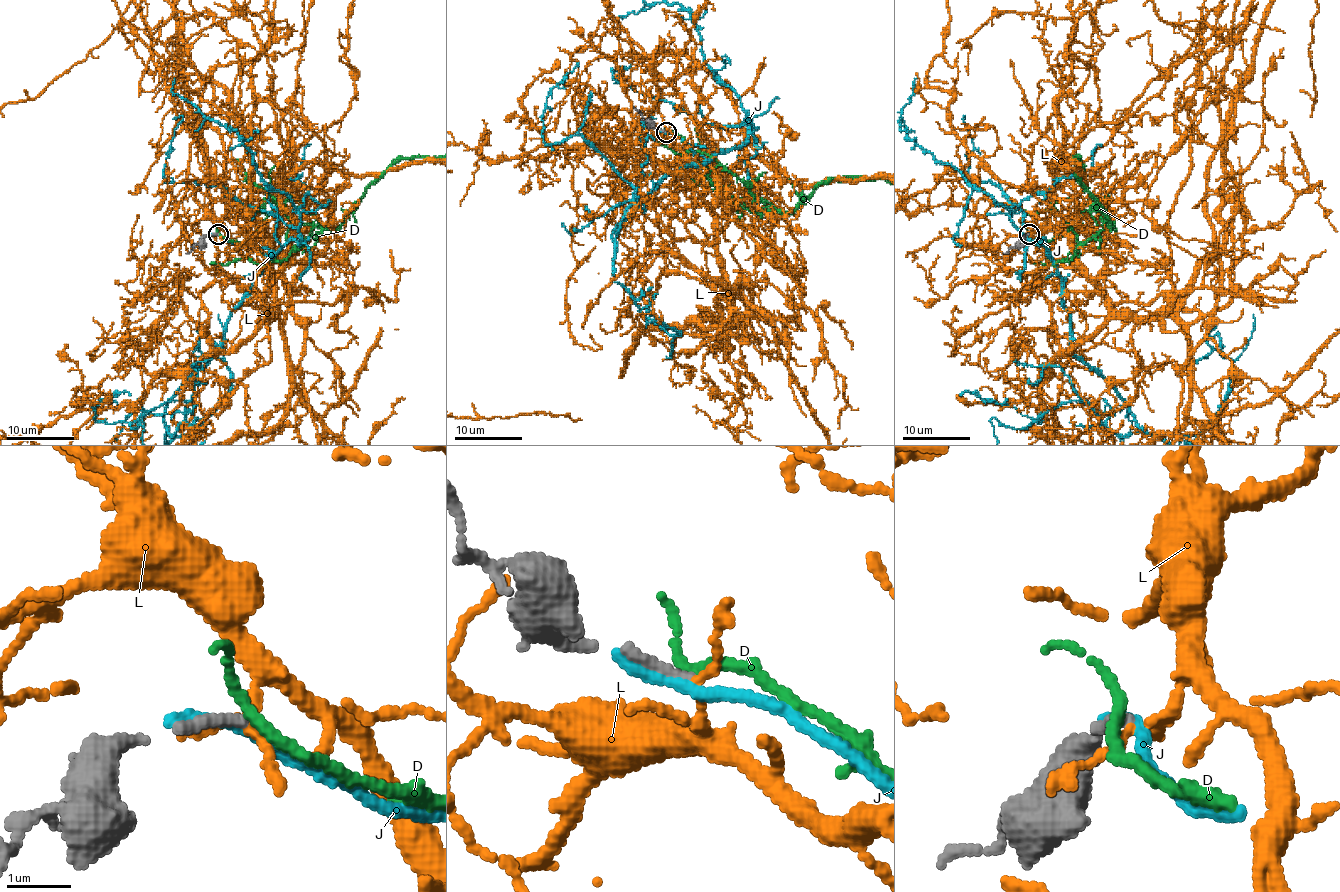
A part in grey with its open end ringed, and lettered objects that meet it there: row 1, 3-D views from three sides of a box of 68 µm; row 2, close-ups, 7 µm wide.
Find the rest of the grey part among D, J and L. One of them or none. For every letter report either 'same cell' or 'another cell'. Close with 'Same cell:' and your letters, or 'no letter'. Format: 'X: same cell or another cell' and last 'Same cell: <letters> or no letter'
D: another cell
J: another cell
L: another cell
Same cell: no letter

